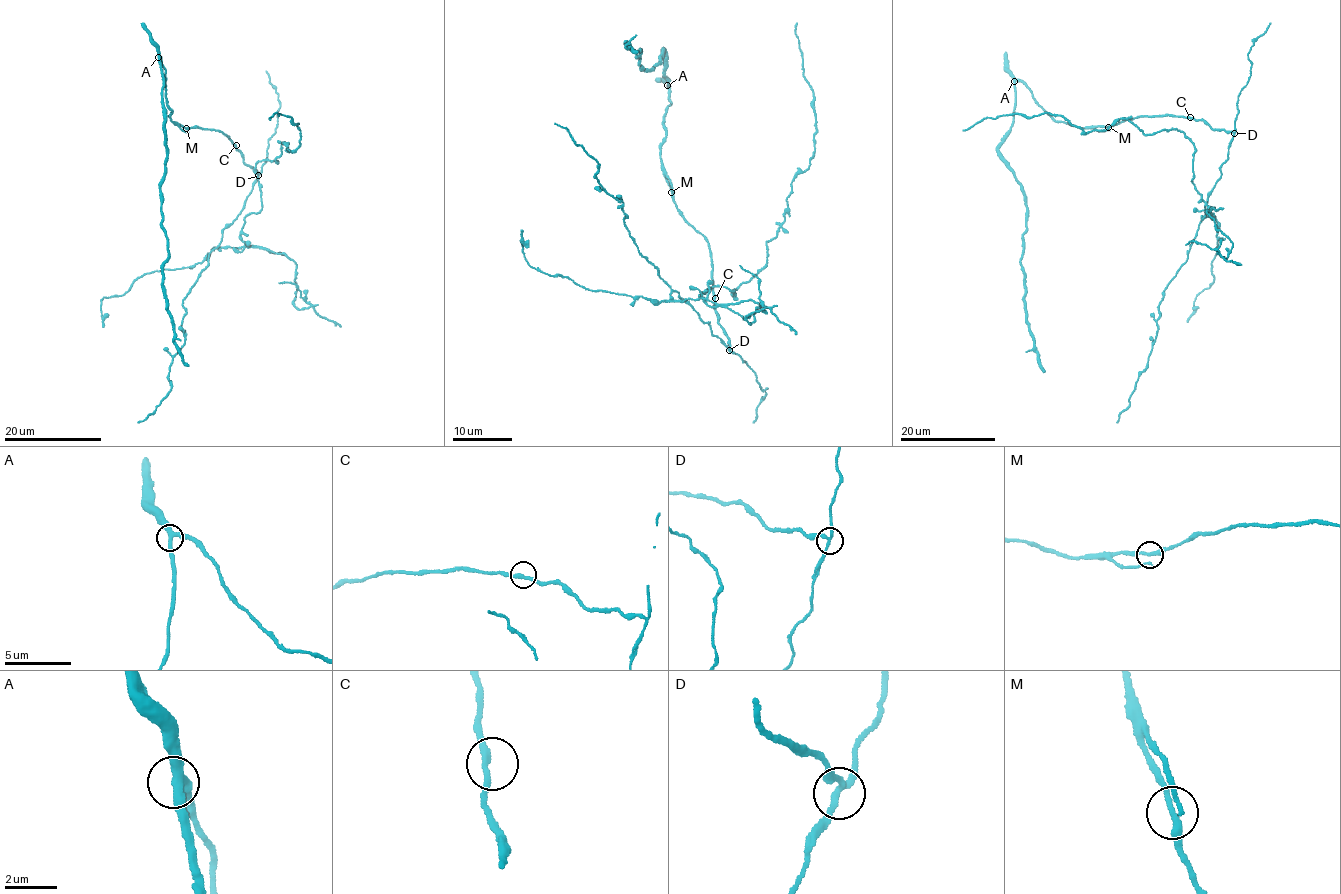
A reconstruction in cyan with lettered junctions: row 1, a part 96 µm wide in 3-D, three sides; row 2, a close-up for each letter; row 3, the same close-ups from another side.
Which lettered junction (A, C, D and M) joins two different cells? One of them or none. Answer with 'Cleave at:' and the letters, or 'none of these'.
Cleave at: D

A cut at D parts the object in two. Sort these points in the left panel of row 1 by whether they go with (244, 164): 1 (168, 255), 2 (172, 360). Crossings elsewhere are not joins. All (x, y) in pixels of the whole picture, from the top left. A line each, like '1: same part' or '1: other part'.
1: same part
2: other part

